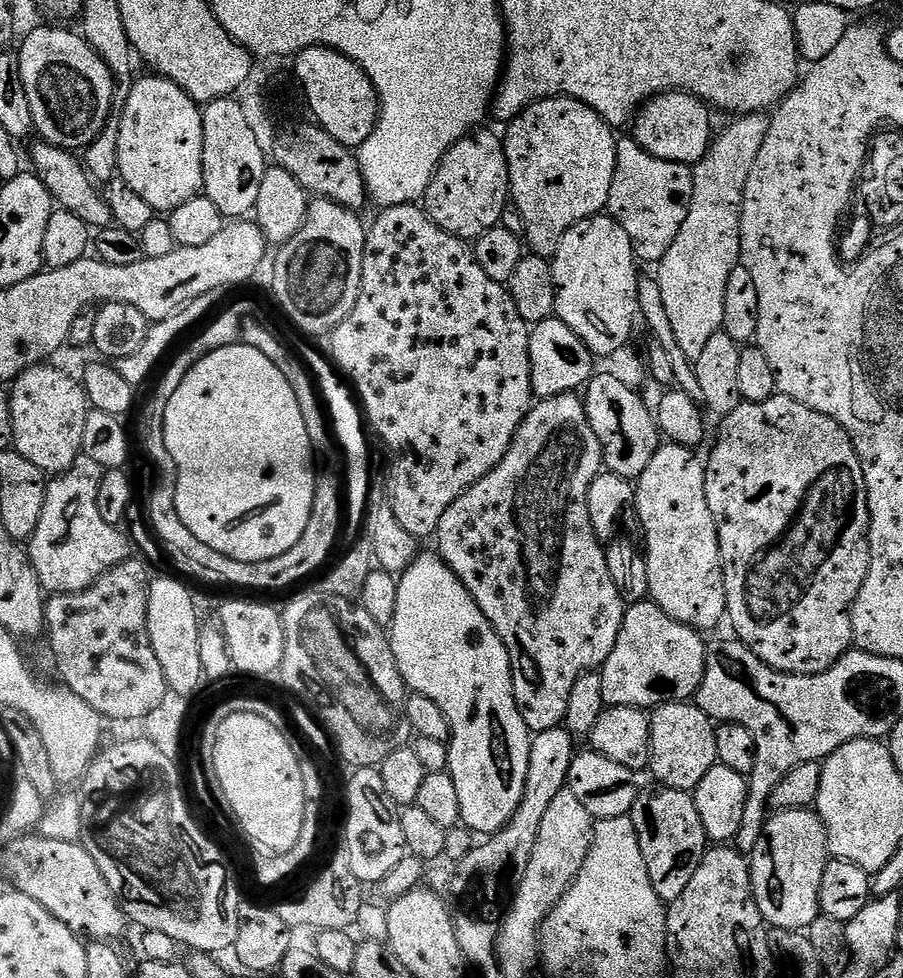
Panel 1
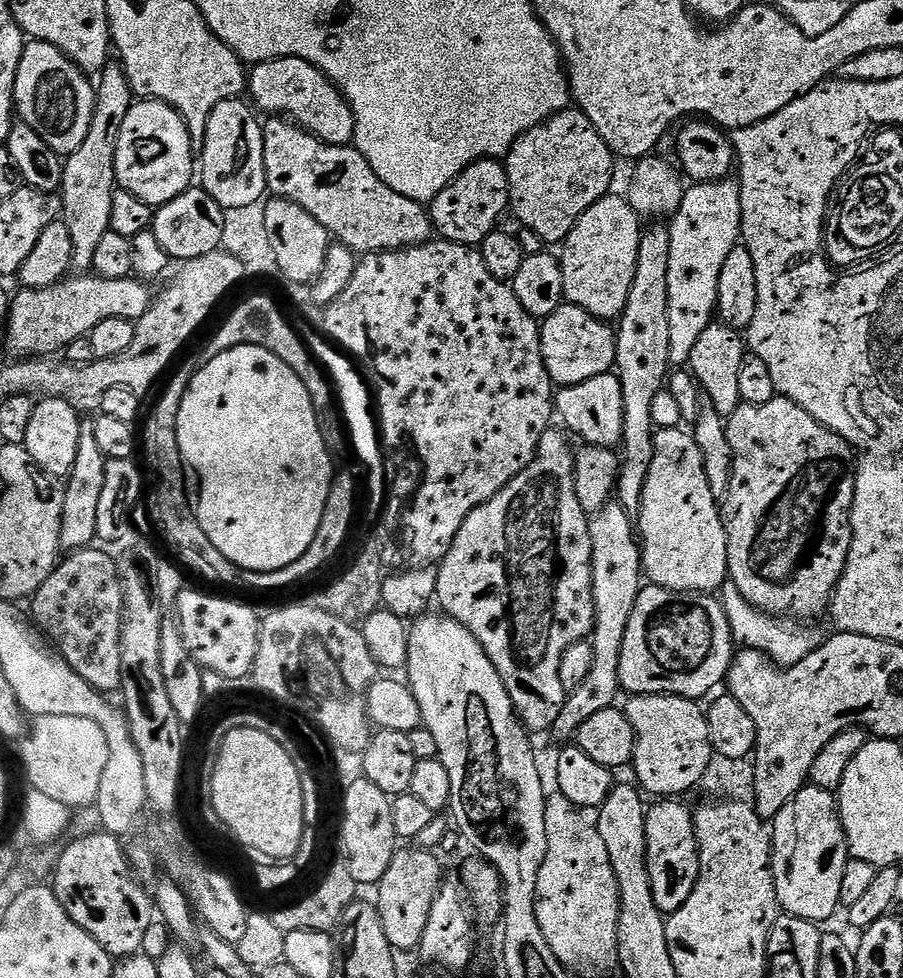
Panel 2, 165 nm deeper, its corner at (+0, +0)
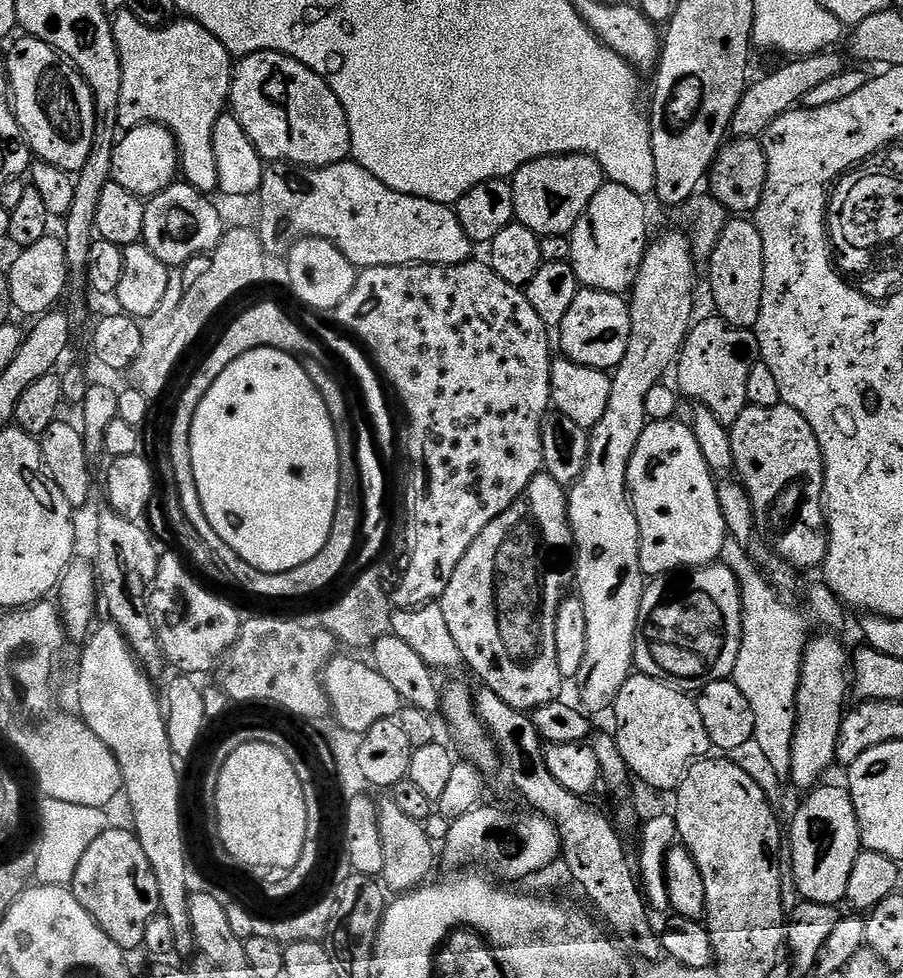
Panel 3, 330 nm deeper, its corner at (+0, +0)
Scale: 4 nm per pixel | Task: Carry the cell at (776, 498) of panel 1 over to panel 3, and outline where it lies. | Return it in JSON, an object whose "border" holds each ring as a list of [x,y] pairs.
{"border":[[[781,402],[769,408],[744,408],[740,417],[730,425],[730,431],[736,459],[734,468],[737,473],[740,471],[739,479],[750,494],[756,527],[763,539],[765,536],[769,546],[776,548],[775,555],[793,569],[819,569],[828,553],[828,518],[824,498],[824,454],[810,422],[806,422],[798,410]]]}

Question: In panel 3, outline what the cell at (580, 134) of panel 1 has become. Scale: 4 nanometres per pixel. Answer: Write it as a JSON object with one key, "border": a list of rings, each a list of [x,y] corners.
{"border":[[[573,154],[570,156],[543,156],[526,162],[511,177],[515,219],[536,233],[537,236],[567,236],[582,218],[590,198],[606,183],[602,166],[592,156]]]}

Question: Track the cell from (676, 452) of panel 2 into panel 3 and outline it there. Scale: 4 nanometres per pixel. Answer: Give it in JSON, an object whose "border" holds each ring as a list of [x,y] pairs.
{"border":[[[673,418],[645,424],[642,438],[638,438],[634,458],[630,458],[628,467],[628,491],[632,509],[638,518],[640,565],[645,577],[655,578],[677,570],[703,568],[721,559],[723,542],[729,534],[722,518],[722,506],[718,506],[717,483],[710,466],[706,466],[706,458],[702,458],[702,446],[698,446],[698,438],[694,438],[691,427],[685,421],[683,424],[680,418]]]}

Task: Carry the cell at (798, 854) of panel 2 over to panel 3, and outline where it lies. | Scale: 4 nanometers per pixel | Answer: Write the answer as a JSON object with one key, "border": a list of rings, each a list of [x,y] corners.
{"border":[[[817,786],[807,793],[804,801],[799,801],[797,813],[793,816],[790,829],[792,835],[792,876],[796,879],[796,888],[803,899],[810,904],[839,905],[846,894],[846,882],[850,882],[850,870],[854,858],[862,850],[860,842],[860,823],[852,805],[852,795],[847,787],[824,788]]]}

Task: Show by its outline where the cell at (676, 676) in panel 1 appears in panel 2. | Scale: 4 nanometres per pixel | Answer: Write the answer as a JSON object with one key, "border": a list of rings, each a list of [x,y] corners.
{"border":[[[649,583],[641,587],[638,598],[634,602],[634,610],[630,614],[630,622],[626,626],[626,638],[622,638],[622,654],[618,658],[618,678],[620,687],[625,693],[632,696],[684,696],[688,700],[699,701],[700,696],[707,692],[715,693],[716,687],[723,685],[728,678],[728,671],[732,665],[734,655],[734,643],[731,634],[730,622],[726,616],[726,610],[721,601],[715,595],[702,592],[675,592],[669,588],[659,588],[657,584]]]}

